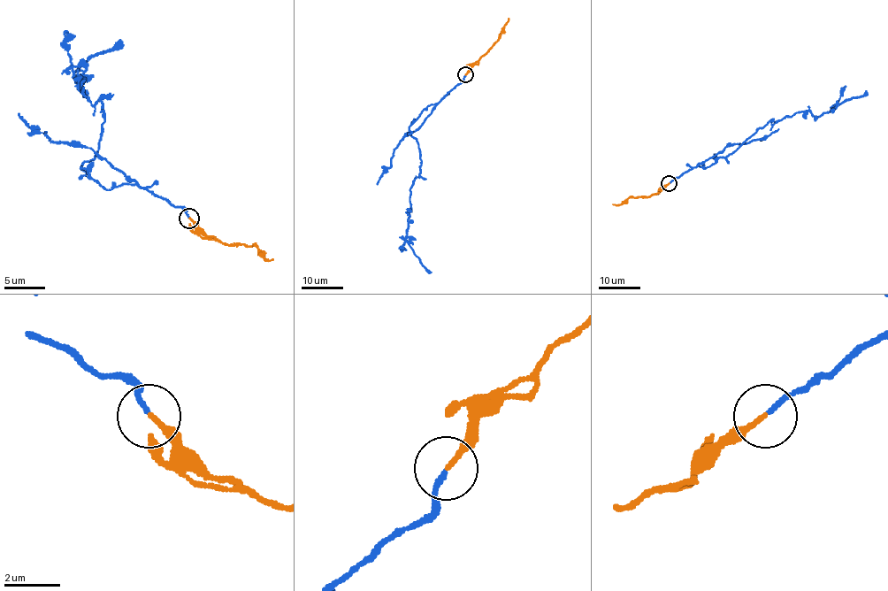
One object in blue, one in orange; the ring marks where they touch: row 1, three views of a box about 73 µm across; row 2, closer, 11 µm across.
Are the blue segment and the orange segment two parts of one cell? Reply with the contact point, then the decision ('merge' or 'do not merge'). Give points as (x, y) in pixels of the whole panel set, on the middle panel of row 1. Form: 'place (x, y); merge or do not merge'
place (465, 74); do not merge

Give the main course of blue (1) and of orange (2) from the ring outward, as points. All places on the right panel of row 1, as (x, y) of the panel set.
1: (669, 182), (697, 165), (707, 168), (728, 155), (770, 122), (801, 111), (816, 117), (861, 96), (867, 90)
2: (669, 183), (647, 197), (629, 197), (619, 204), (612, 204)

